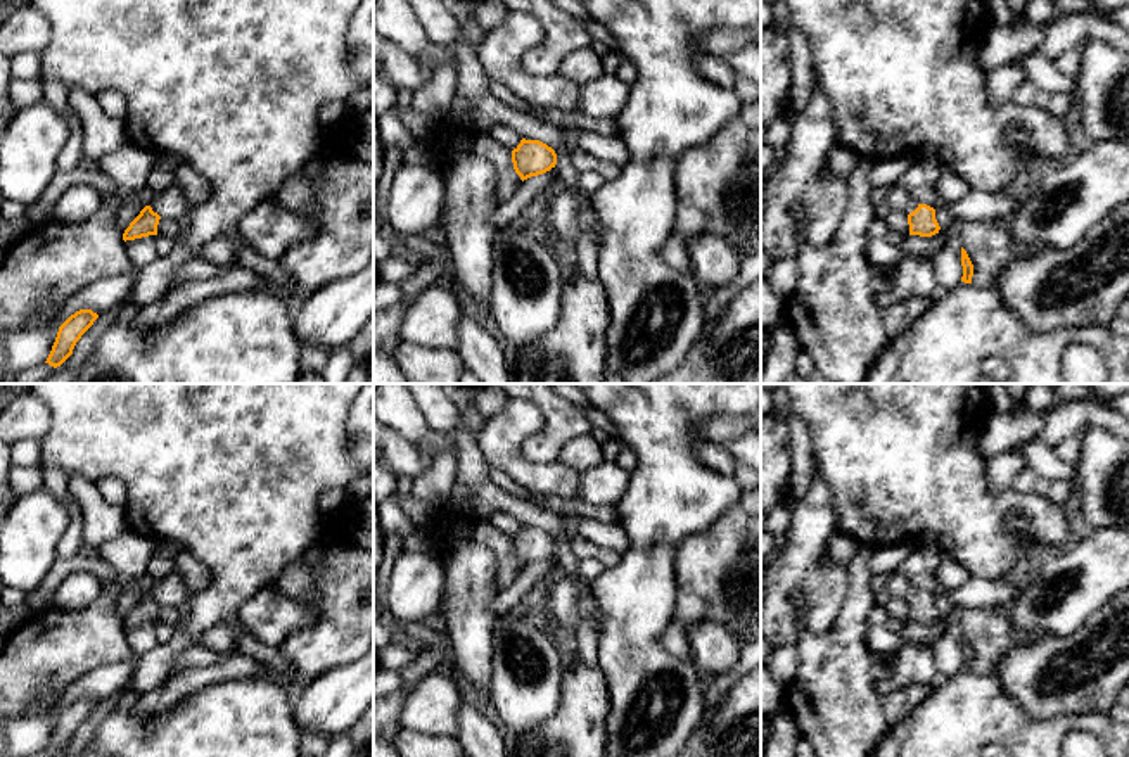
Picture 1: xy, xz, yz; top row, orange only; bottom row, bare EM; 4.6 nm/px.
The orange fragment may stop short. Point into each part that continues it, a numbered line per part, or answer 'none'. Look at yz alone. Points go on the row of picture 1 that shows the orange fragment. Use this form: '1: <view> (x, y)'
1: yz (899, 199)

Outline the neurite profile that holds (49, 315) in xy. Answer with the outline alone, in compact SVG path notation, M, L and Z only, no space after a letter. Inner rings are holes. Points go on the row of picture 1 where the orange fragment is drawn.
M47 306L45 309L40 309L26 325L24 328L41 328L50 323L54 323L61 313L62 306Z

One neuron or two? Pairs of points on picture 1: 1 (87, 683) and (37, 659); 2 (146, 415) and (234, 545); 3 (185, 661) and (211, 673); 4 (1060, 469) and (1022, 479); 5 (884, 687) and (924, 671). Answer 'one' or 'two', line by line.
1: two
2: one
3: two
4: two
5: one

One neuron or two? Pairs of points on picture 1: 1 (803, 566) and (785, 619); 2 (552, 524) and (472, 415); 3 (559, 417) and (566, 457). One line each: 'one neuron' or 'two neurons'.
1: one neuron
2: two neurons
3: two neurons

